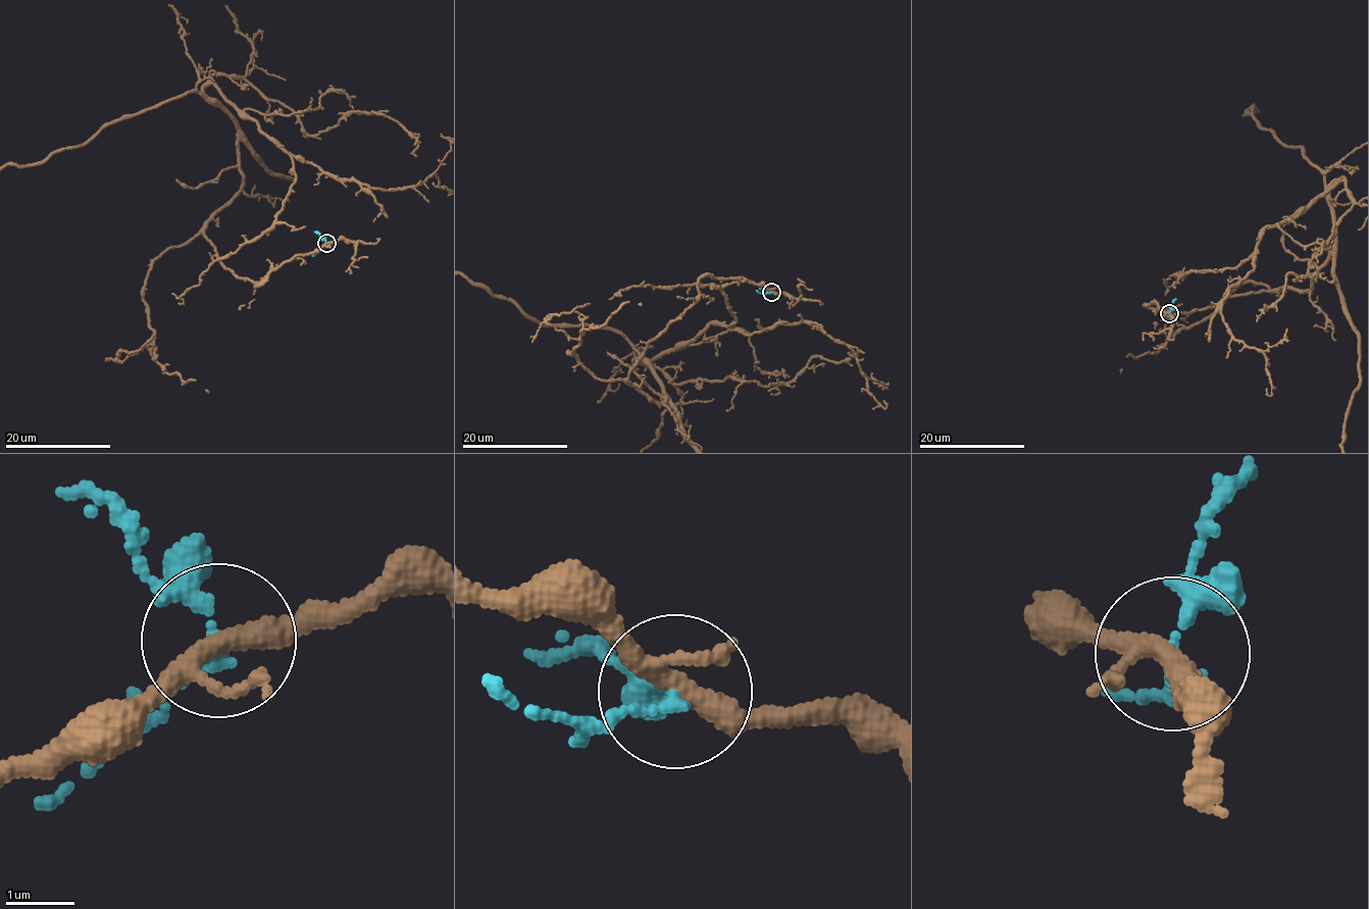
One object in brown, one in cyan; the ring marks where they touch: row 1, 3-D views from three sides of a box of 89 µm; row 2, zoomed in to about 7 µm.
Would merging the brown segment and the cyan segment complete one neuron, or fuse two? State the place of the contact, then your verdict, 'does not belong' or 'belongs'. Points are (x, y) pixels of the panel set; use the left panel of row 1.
at (326, 243); does not belong

